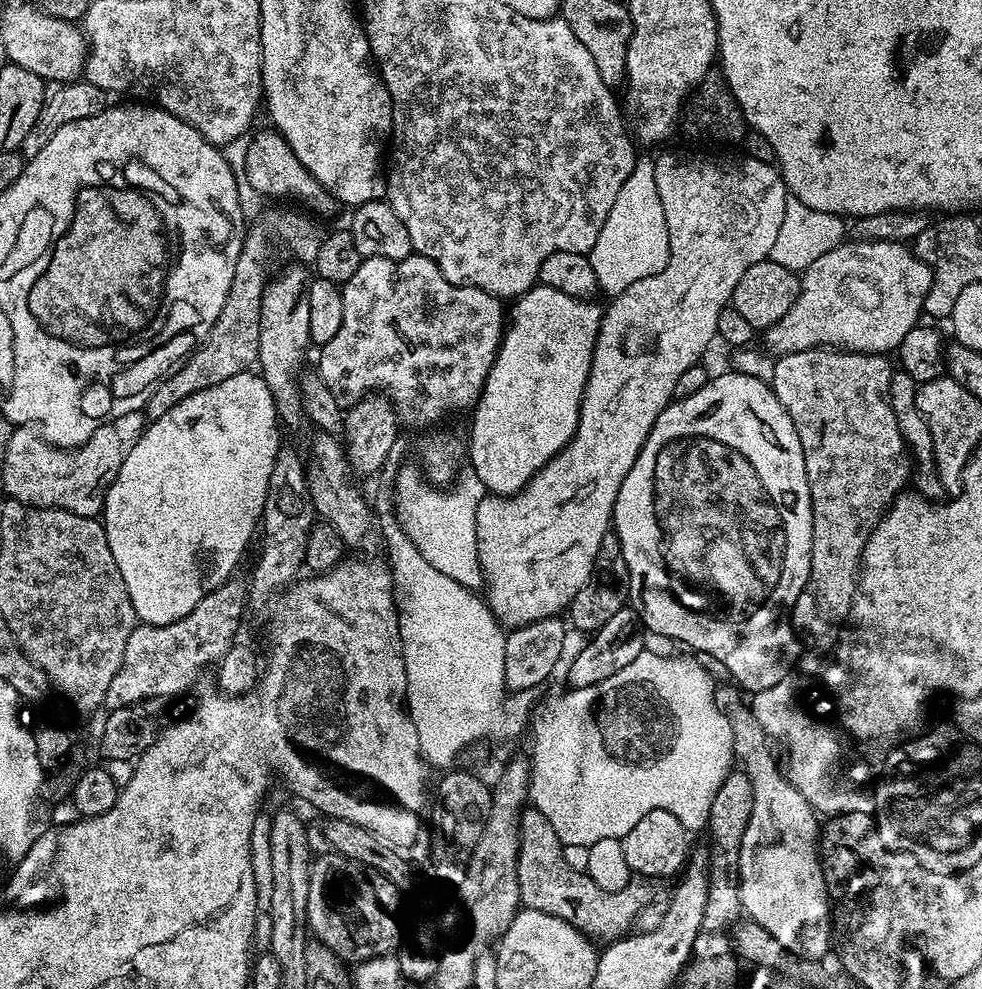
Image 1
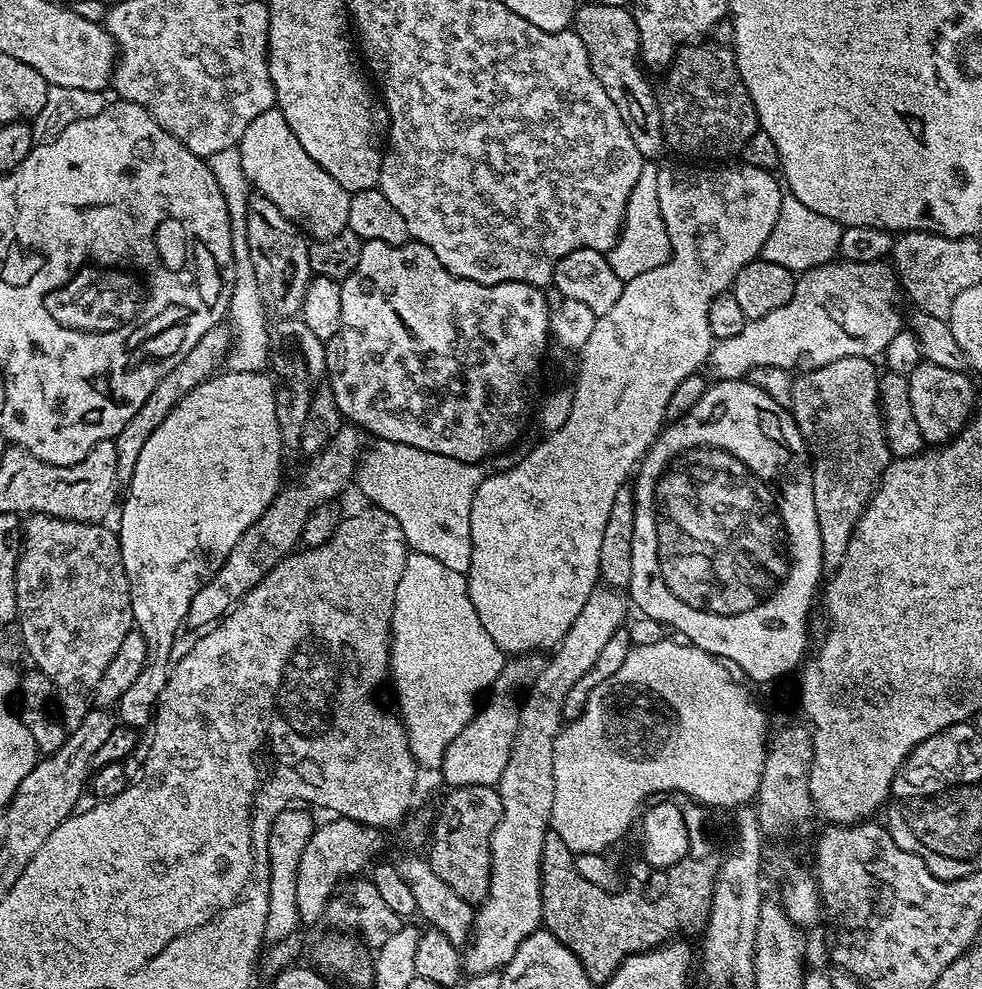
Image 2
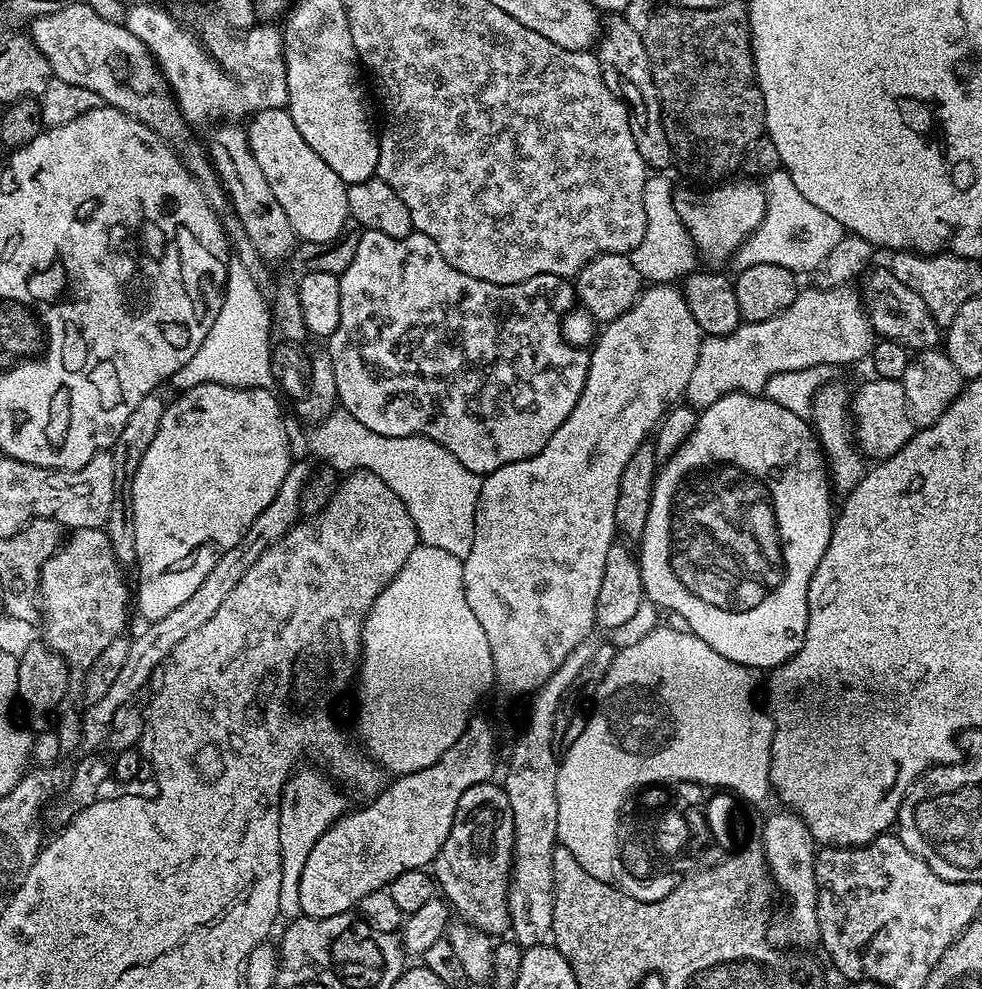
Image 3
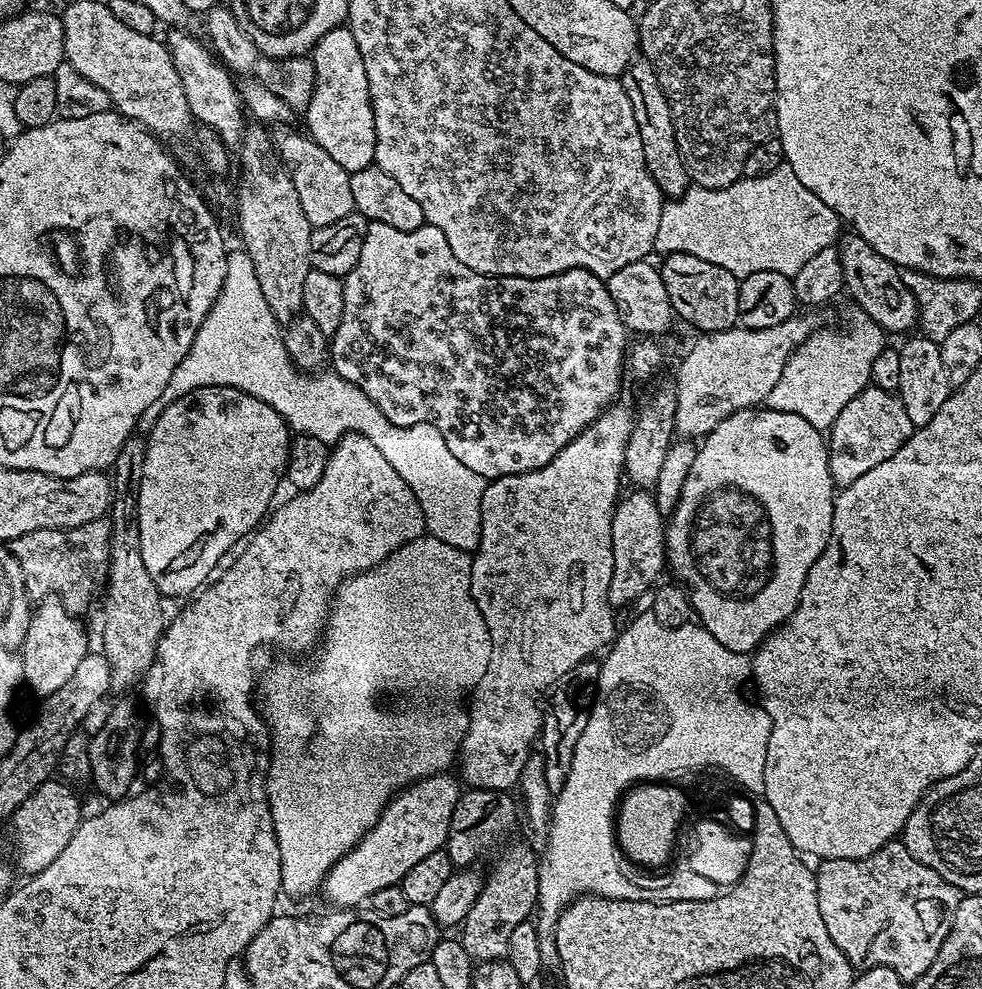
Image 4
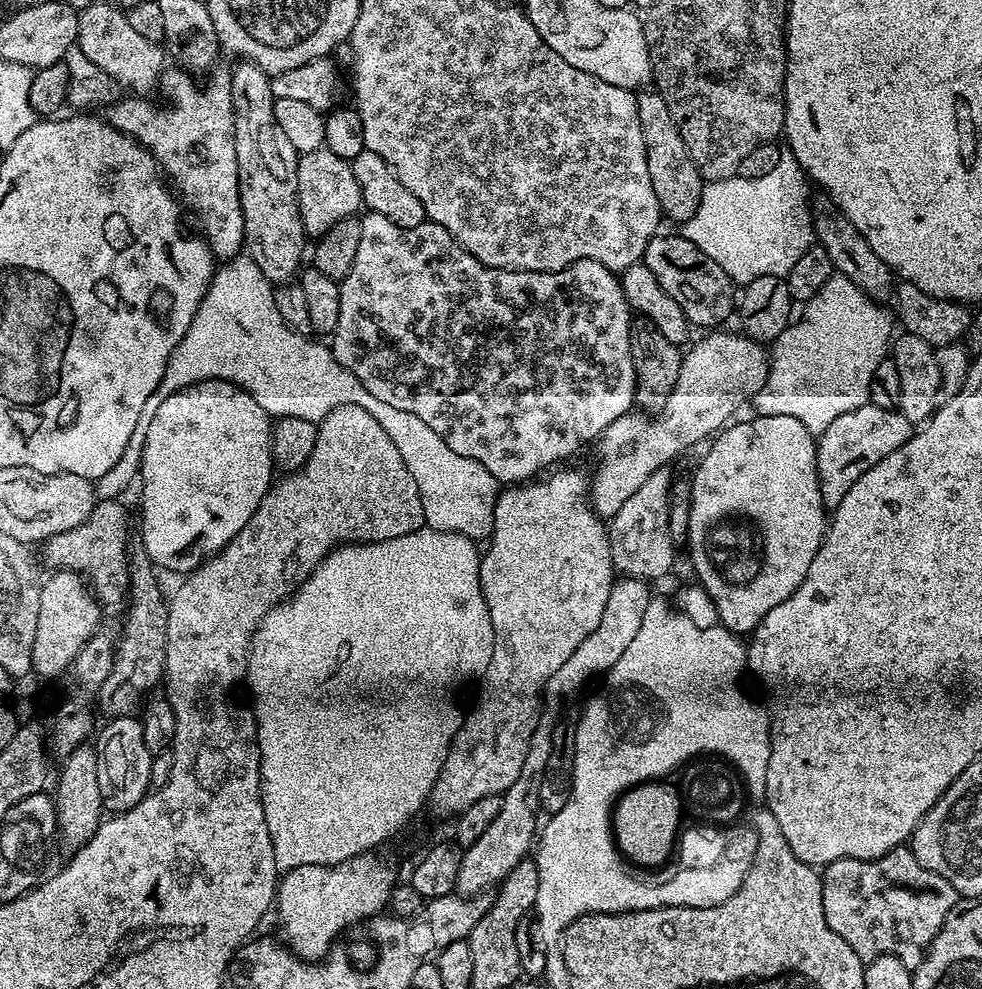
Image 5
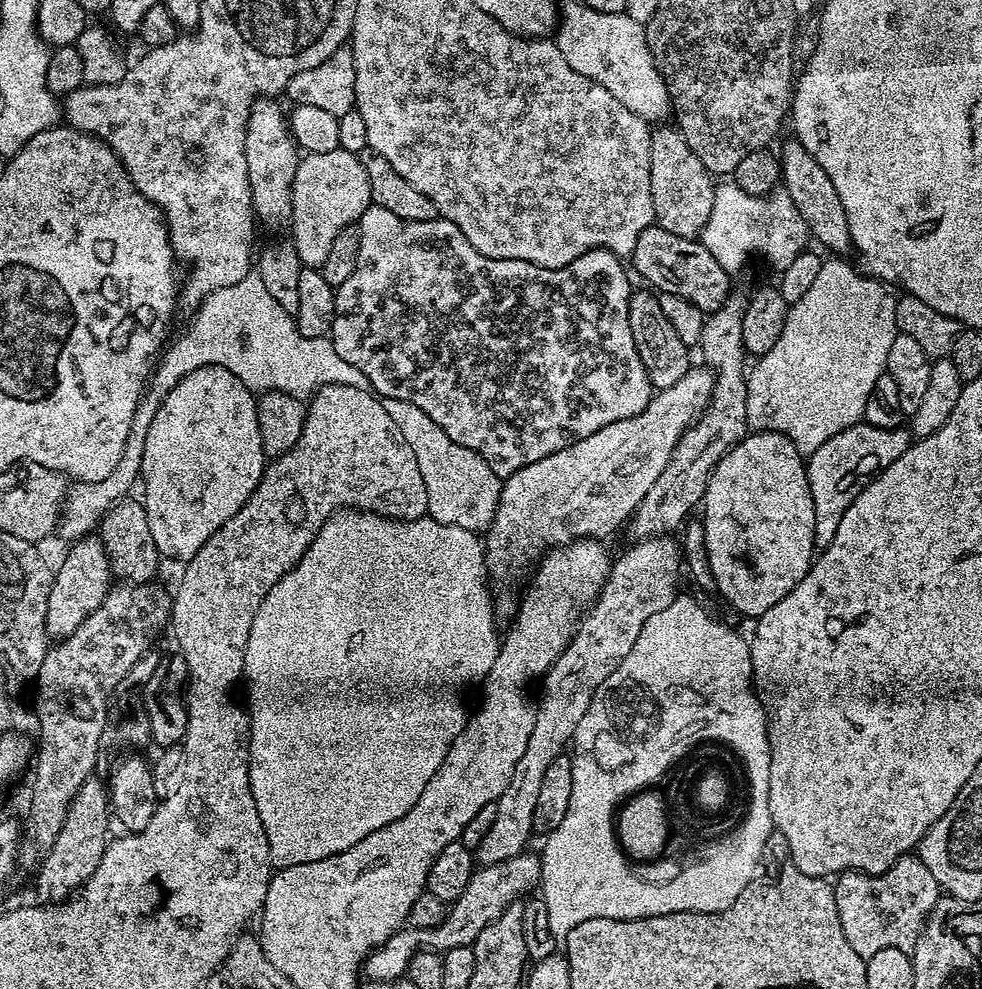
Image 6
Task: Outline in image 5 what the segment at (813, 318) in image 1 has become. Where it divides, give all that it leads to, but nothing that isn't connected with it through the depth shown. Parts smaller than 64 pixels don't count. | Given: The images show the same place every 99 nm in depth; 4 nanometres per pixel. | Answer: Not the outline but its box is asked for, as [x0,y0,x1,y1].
[590,330,770,518]

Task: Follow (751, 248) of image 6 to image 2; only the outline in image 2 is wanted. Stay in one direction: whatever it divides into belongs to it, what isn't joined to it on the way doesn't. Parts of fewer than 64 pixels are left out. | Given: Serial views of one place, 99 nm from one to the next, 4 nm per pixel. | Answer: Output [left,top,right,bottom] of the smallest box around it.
[606,162,844,281]

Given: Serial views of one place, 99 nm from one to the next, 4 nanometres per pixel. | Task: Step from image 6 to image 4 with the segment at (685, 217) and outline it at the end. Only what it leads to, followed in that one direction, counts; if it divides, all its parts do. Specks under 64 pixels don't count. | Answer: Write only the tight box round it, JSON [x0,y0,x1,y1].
[618,58,690,197]

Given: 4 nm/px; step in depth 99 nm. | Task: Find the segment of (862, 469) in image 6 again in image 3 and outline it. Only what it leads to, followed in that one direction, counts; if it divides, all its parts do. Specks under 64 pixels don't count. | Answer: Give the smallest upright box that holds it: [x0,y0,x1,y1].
[850,378,914,462]

